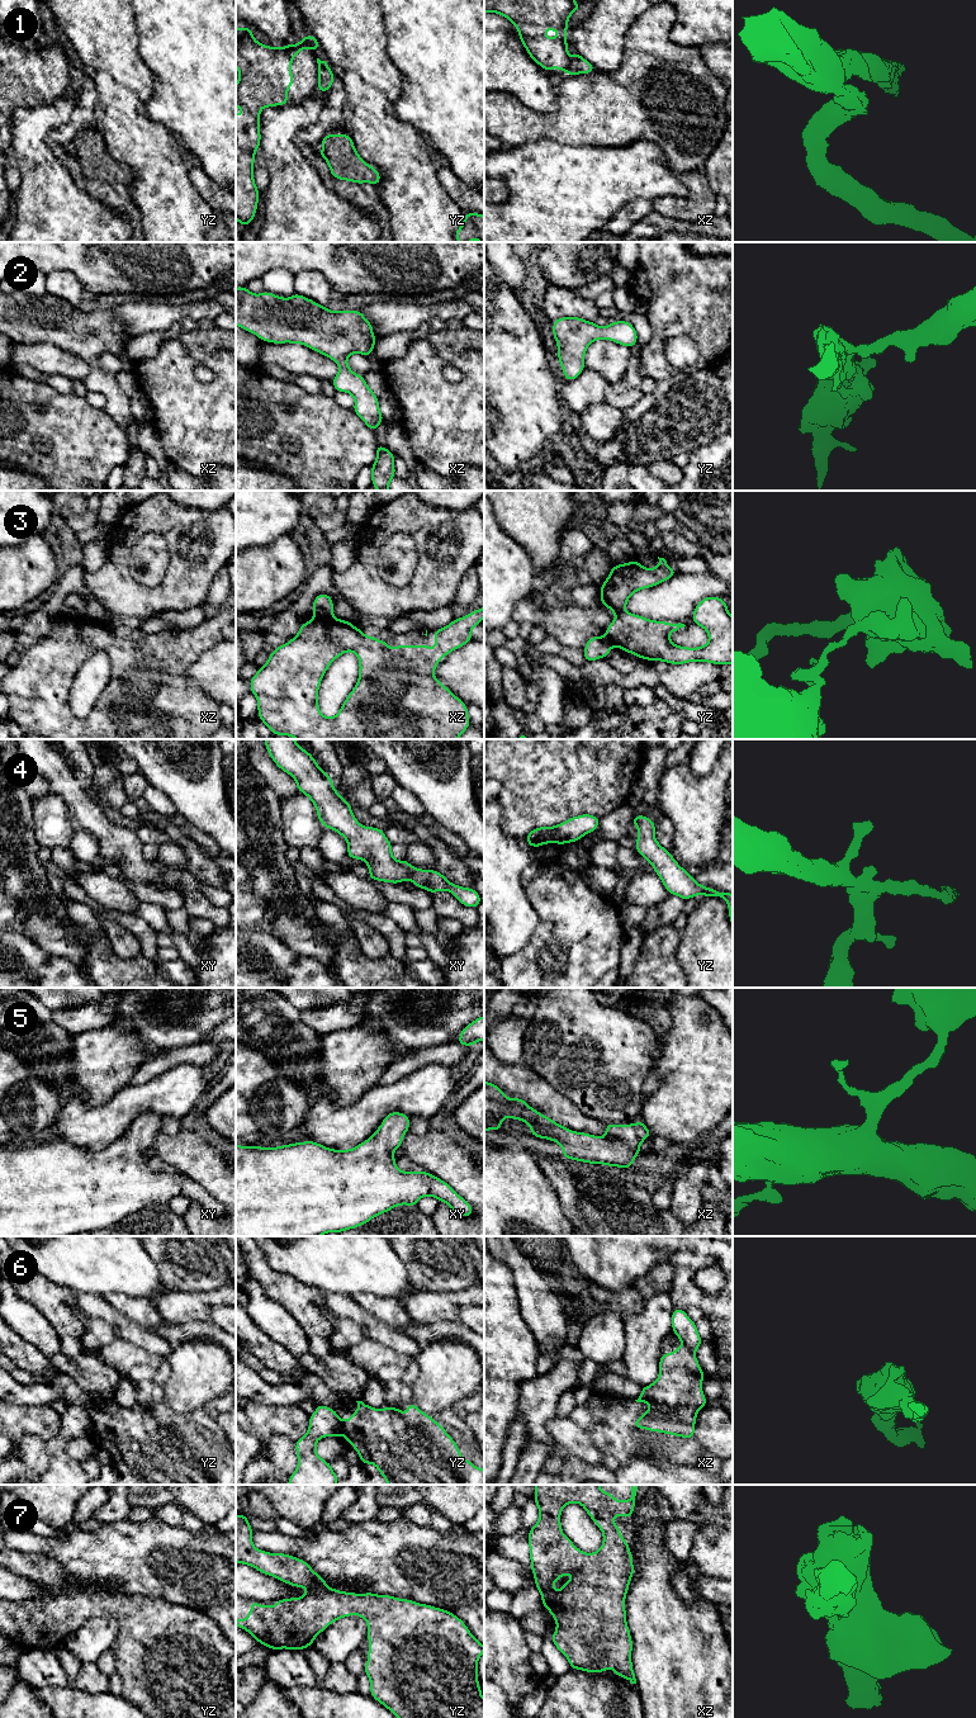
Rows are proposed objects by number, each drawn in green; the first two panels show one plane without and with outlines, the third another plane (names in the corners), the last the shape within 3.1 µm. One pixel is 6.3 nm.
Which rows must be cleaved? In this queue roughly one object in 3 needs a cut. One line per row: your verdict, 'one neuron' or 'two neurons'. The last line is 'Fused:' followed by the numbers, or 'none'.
1: two neurons
2: one neuron
3: two neurons
4: one neuron
5: one neuron
6: two neurons
7: one neuron
Fused: 1, 3, 6

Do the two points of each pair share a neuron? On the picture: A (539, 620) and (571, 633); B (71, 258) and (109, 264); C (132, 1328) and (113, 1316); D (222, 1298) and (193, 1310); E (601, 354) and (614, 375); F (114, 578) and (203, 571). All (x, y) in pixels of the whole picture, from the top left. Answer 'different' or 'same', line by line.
A: same
B: same
C: same
D: same
E: same
F: same

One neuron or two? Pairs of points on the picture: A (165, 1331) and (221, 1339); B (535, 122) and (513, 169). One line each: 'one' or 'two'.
A: one
B: two

